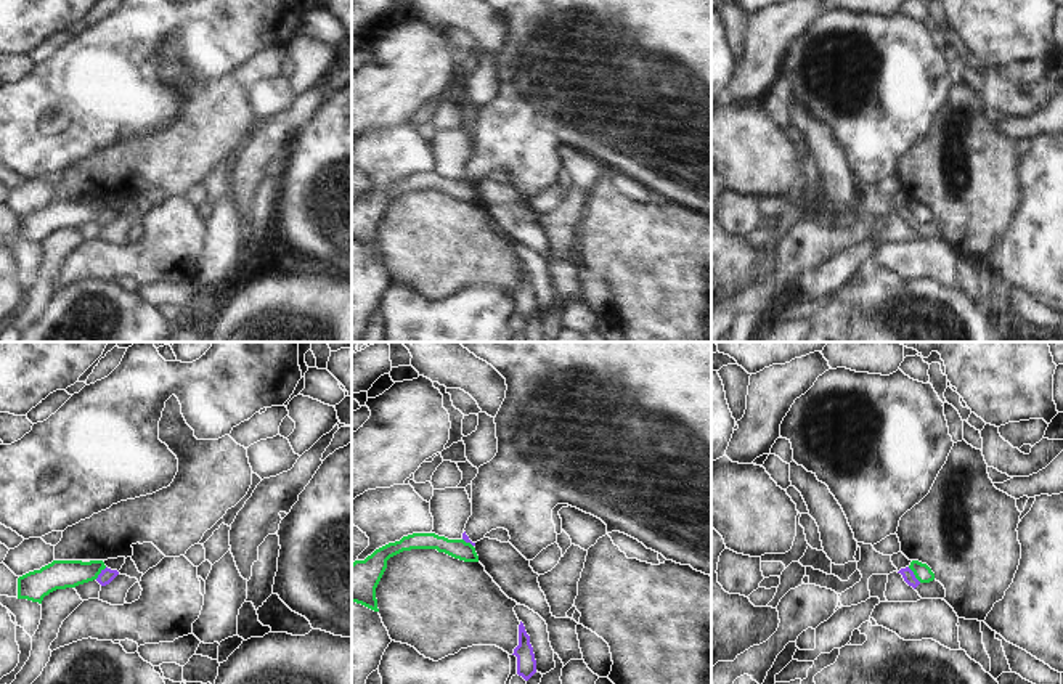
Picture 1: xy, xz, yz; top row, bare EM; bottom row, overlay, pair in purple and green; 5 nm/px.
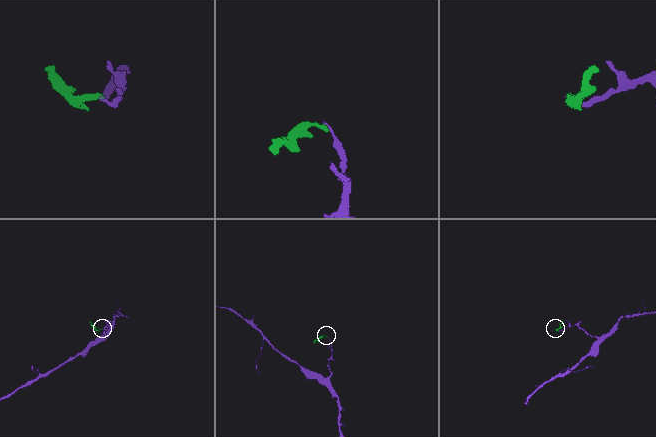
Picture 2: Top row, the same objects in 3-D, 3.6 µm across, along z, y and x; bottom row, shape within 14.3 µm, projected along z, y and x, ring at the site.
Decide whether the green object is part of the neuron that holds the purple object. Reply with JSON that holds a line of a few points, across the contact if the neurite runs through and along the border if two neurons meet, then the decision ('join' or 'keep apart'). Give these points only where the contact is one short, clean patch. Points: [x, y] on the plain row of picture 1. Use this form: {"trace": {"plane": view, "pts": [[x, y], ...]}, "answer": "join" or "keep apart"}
{"trace": {"plane": "yz", "pts": [[908, 207], [920, 222]]}, "answer": "keep apart"}

